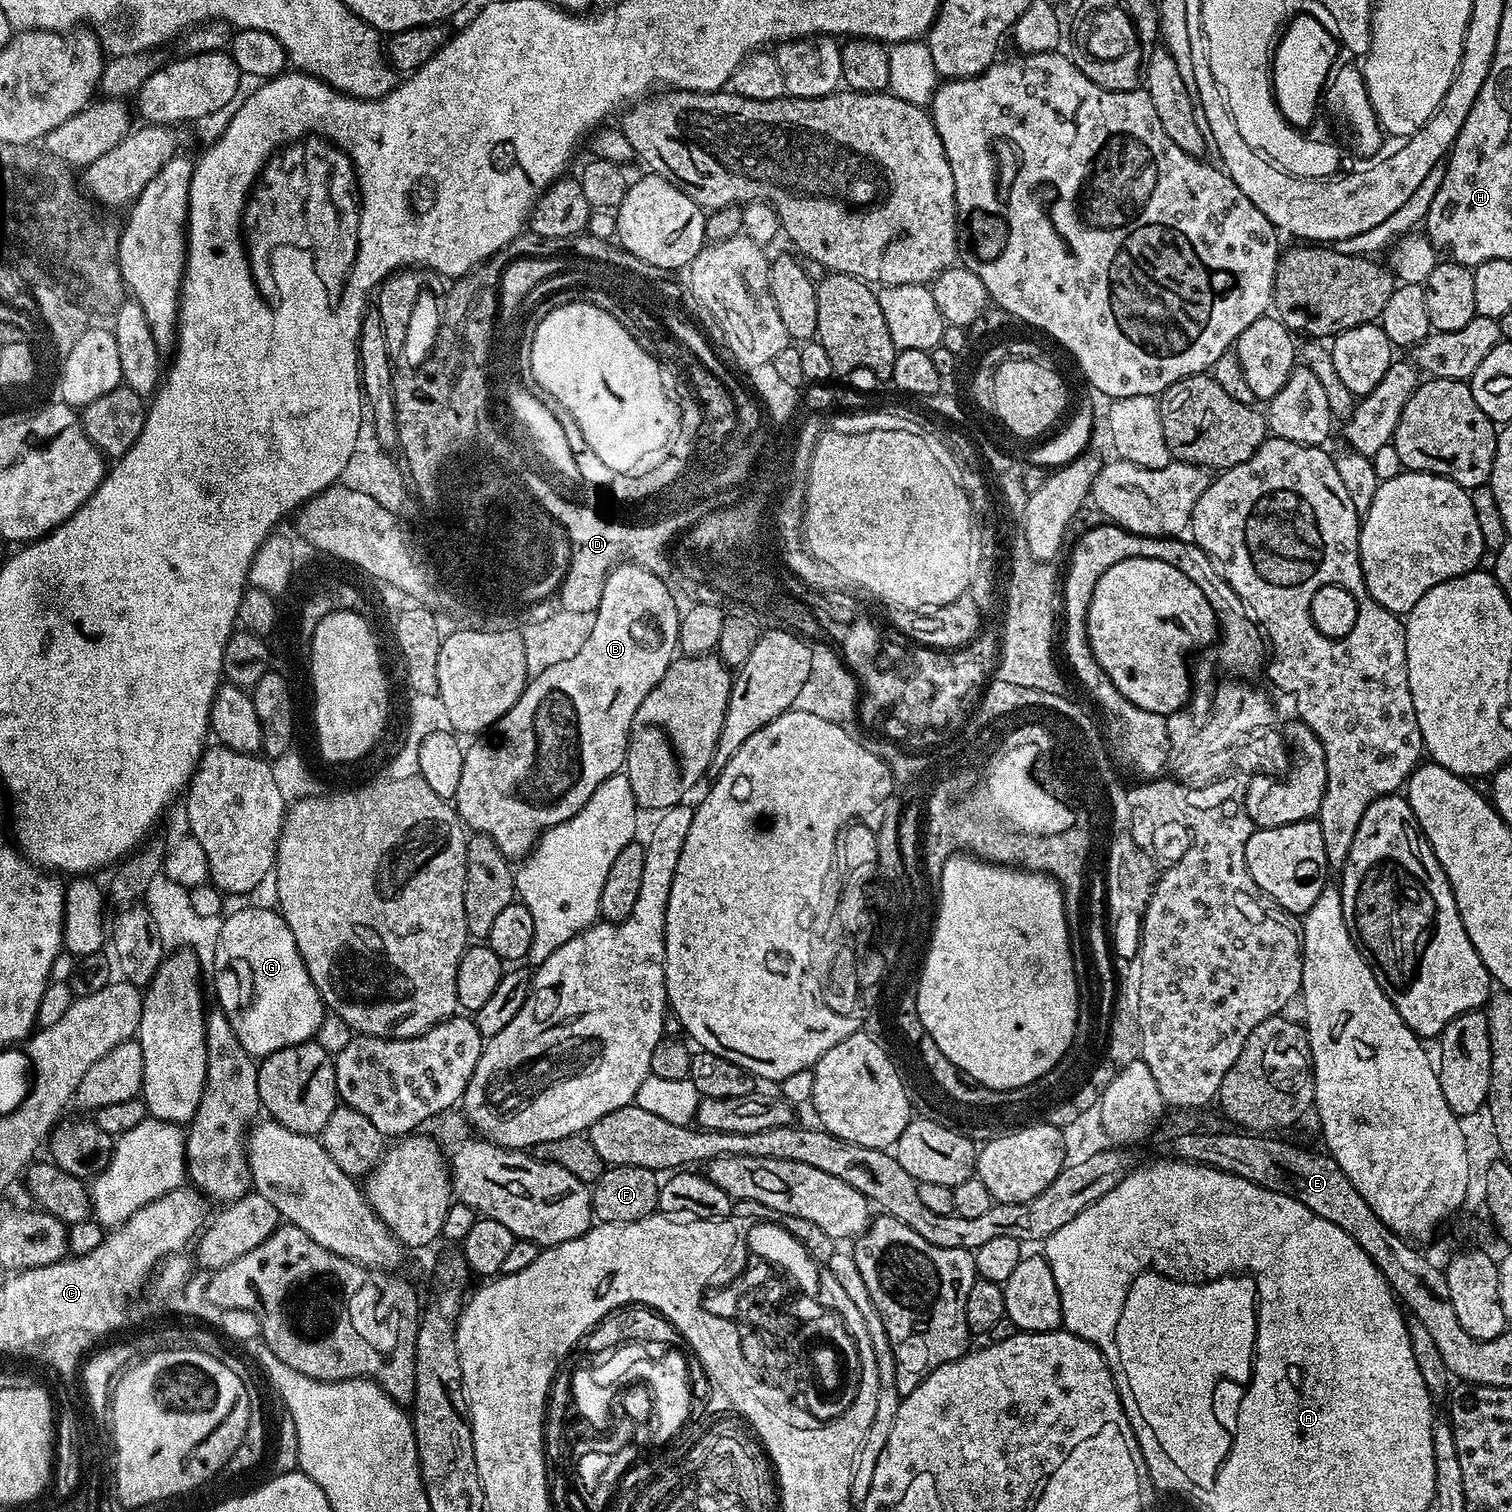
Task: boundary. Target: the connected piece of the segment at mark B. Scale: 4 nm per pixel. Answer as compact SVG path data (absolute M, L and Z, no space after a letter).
M621 562L609 573L601 604L593 618L593 630L574 658L557 662L542 674L531 677L528 687L510 710L477 744L468 744L462 762L462 782L454 807L473 833L489 836L509 858L523 858L532 851L547 828L558 826L578 814L590 794L624 768L628 735L638 706L658 686L672 665L680 643L681 609L676 609L673 590L649 571Z

